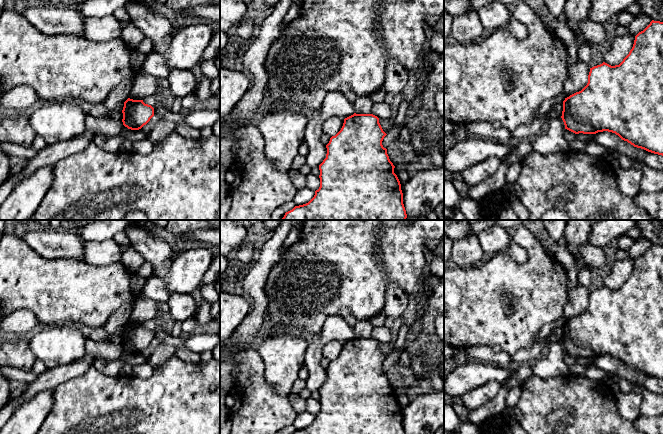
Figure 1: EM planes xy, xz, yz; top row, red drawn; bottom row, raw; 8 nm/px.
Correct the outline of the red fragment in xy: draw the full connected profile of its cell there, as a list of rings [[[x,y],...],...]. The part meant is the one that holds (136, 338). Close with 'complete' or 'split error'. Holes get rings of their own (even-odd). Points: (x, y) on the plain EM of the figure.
[[[128,322],[124,326],[122,337],[123,349],[131,354],[139,354],[154,340],[154,332],[145,328],[143,324]]]; complete

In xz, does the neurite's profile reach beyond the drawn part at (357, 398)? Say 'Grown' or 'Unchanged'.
Unchanged

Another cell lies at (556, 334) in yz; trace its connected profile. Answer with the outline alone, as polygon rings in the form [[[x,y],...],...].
[[[563,325],[555,327],[549,335],[548,348],[552,343],[561,342],[562,335],[563,335]]]

